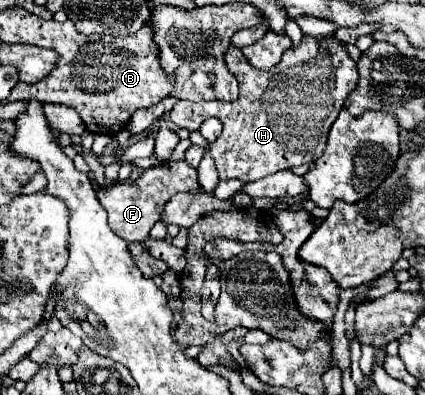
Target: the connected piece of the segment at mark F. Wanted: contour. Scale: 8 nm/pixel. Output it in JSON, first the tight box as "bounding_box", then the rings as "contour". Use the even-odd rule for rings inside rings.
{"bounding_box":[97,161,199,243],"contour":[[[163,161],[157,167],[145,169],[141,177],[133,183],[117,183],[111,187],[101,187],[97,191],[97,197],[101,205],[109,213],[109,227],[127,243],[131,241],[143,241],[149,237],[151,227],[159,221],[159,213],[163,211],[163,205],[175,195],[175,193],[193,193],[199,189],[195,169],[187,165],[185,161]]]}

